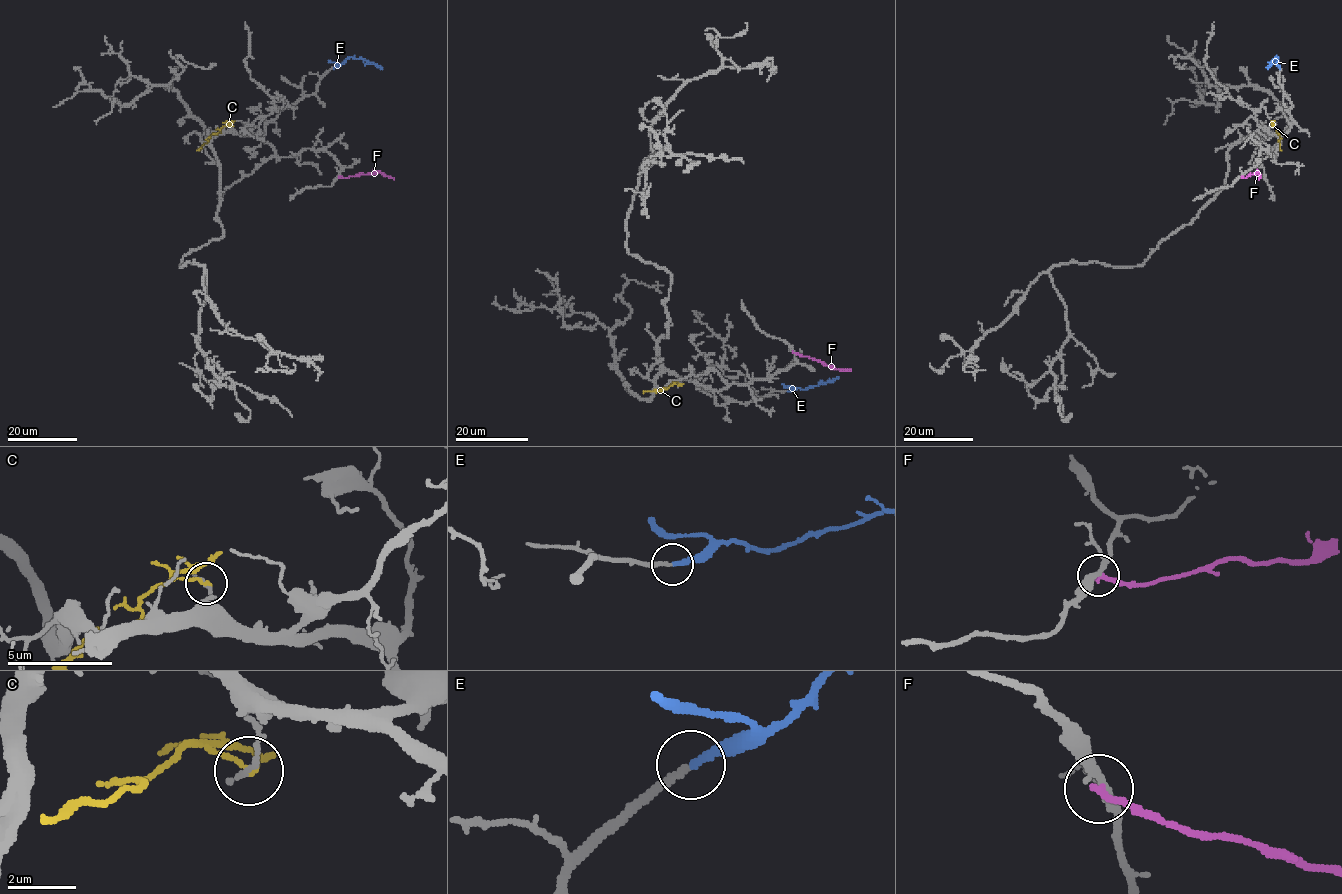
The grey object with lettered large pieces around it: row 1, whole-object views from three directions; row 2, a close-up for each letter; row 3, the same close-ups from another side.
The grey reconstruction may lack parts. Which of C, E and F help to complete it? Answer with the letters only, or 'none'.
E

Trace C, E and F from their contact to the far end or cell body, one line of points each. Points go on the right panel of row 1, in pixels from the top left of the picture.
C: (1275, 125), (1272, 125), (1279, 134), (1281, 150)
E: (1280, 67), (1276, 57), (1267, 69)
F: (1242, 176), (1258, 173), (1259, 179)

